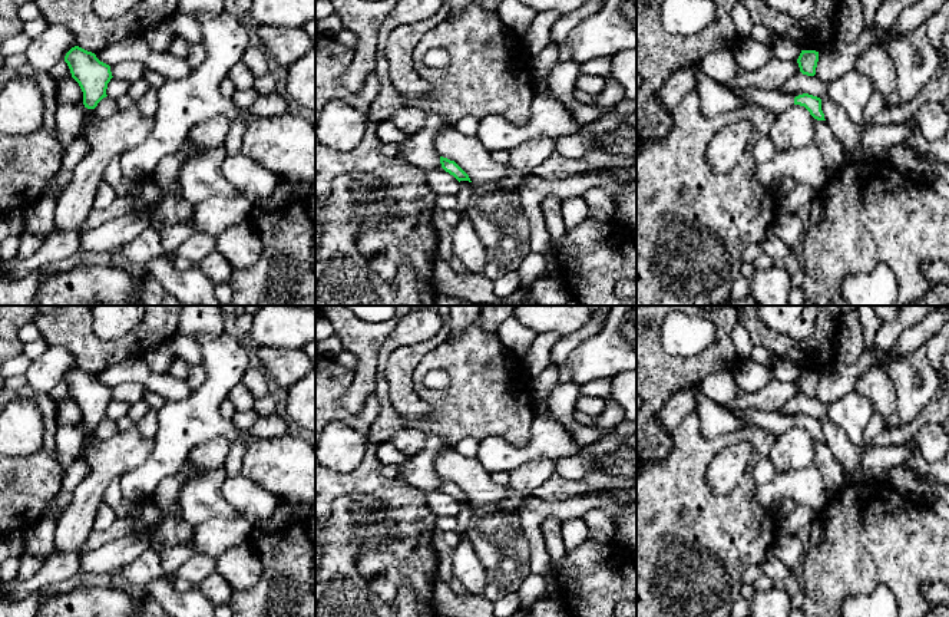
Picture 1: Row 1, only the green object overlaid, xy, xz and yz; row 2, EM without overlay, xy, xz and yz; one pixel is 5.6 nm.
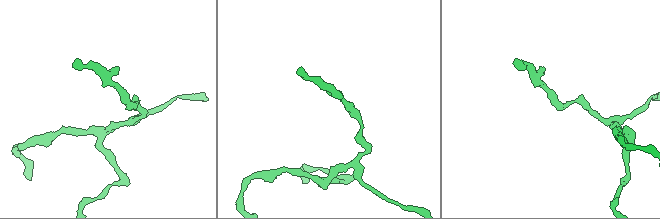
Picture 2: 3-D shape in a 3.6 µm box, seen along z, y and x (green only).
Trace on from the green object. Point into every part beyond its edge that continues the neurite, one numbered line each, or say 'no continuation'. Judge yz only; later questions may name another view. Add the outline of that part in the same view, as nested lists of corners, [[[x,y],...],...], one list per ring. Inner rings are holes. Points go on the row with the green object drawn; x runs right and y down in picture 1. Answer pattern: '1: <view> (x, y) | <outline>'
1: yz (774, 101) | [[[743,89],[731,90],[735,96],[745,100],[747,105],[757,105],[767,108],[776,115],[794,105],[794,96],[784,95],[780,90],[763,90],[763,89]]]

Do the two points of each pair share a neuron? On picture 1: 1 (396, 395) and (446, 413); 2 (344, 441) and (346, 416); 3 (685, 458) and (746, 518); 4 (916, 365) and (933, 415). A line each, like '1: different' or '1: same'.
1: different
2: different
3: same
4: different

